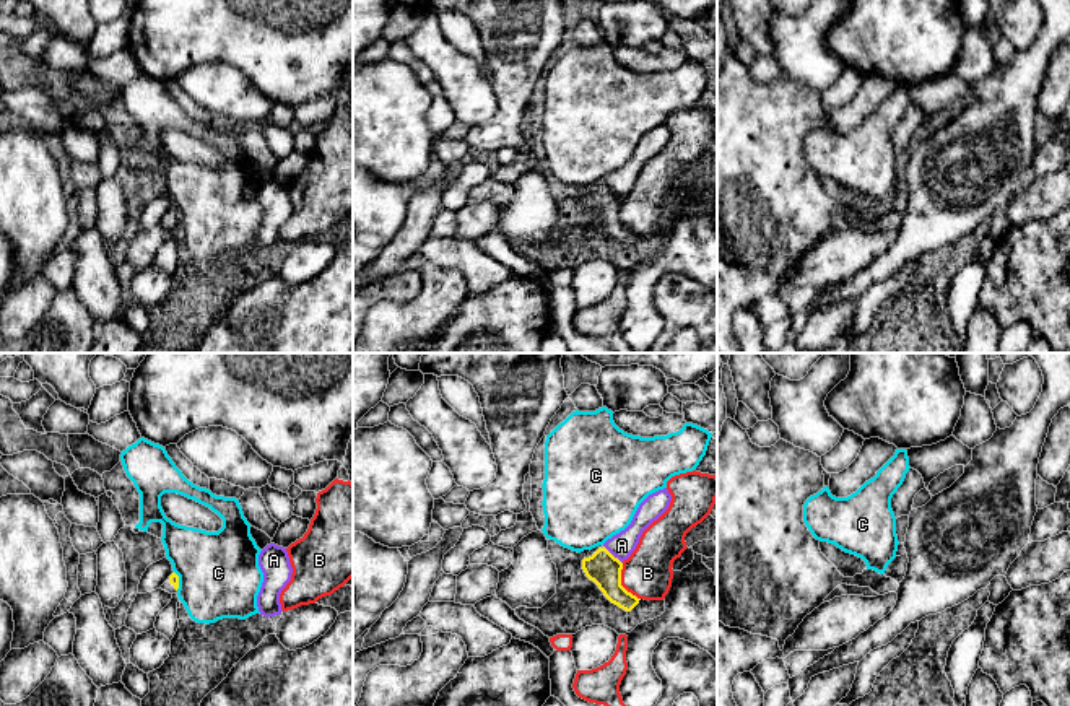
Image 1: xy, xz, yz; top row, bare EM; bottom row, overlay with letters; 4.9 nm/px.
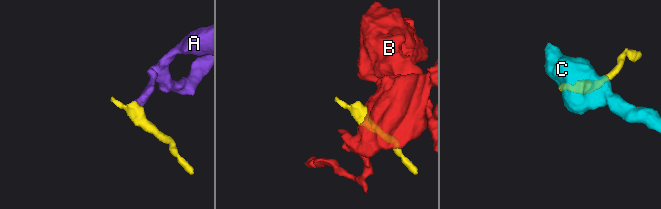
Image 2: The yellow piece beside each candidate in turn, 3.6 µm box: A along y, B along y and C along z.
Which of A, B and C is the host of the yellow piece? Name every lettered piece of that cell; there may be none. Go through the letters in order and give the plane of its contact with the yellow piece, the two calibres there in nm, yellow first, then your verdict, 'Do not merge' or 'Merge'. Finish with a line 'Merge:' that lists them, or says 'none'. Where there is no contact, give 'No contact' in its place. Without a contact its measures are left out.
A: Touches yellow in xz. Thickness 160 nm (yellow) against 120 nm. Do not merge
B: Touches yellow in xz. Thickness 160 nm (yellow) against 240 nm. Do not merge
C: Touches yellow in xy. Thickness 50 nm (yellow) against 400 nm. Do not merge
Merge: none

